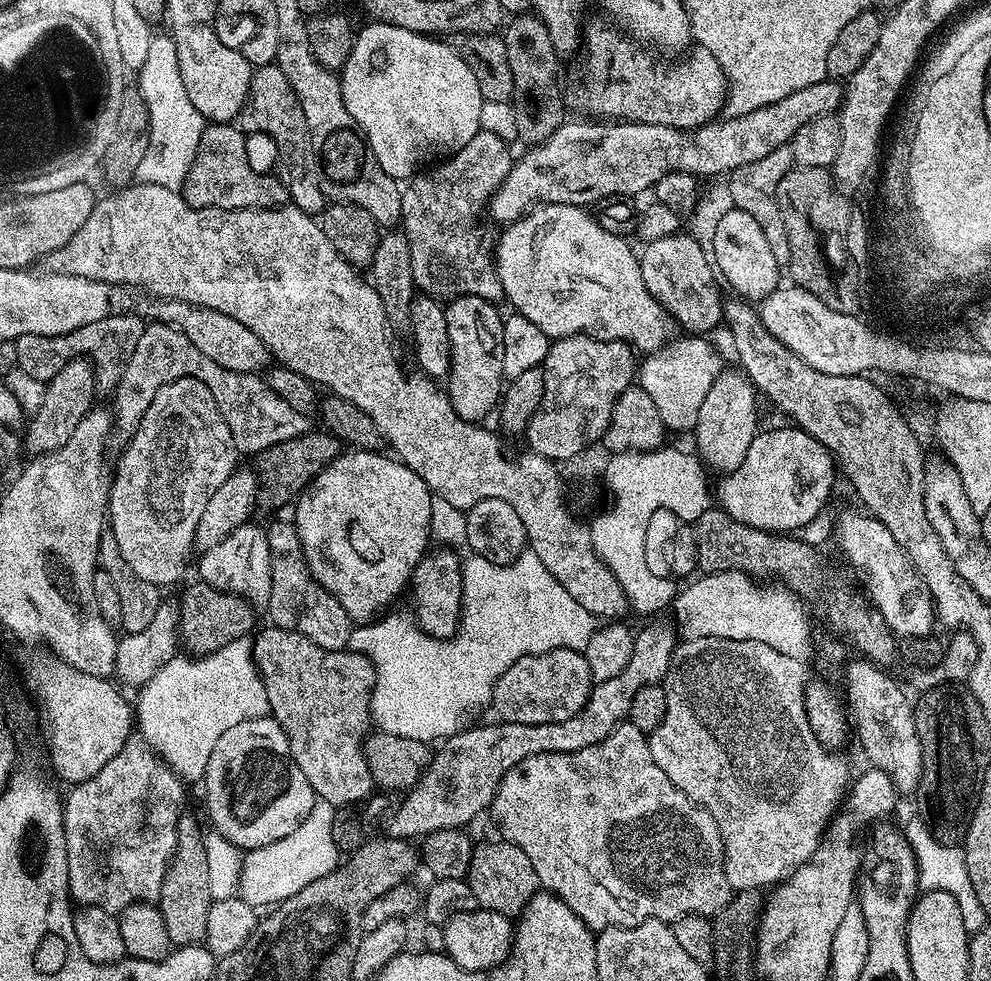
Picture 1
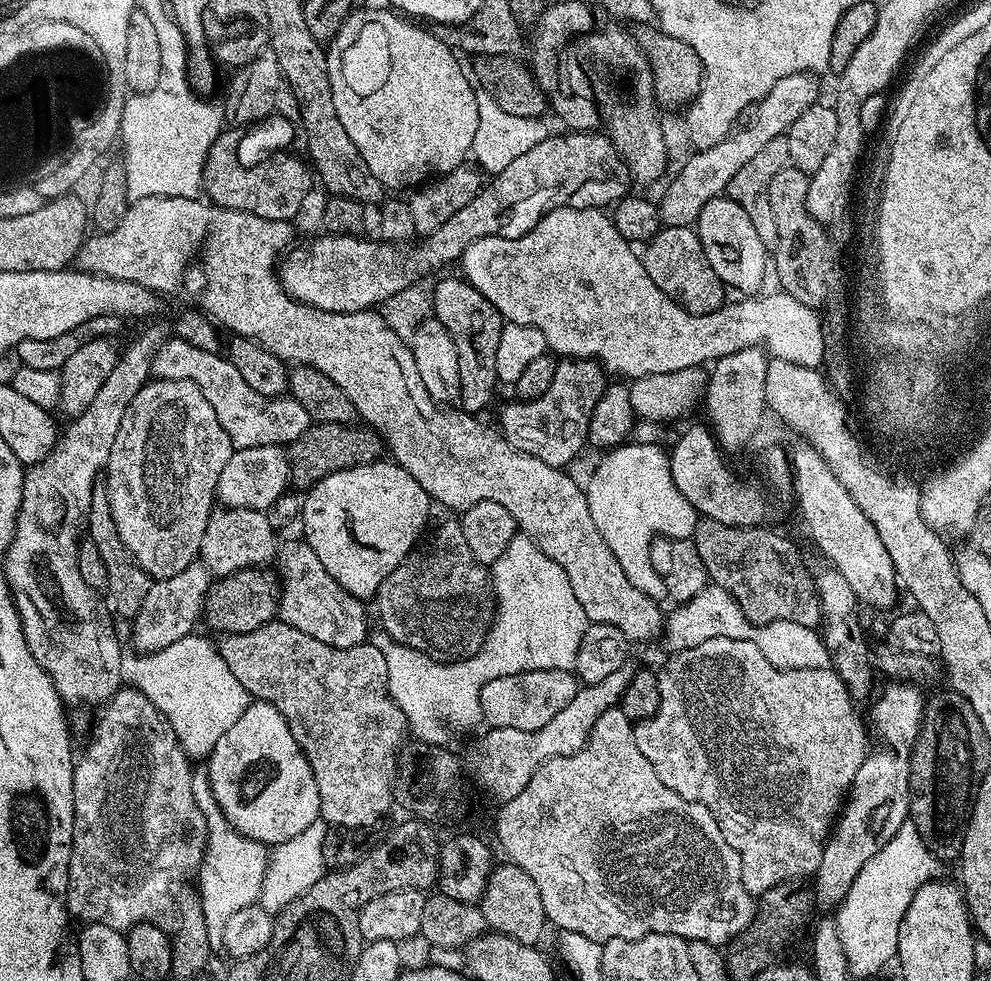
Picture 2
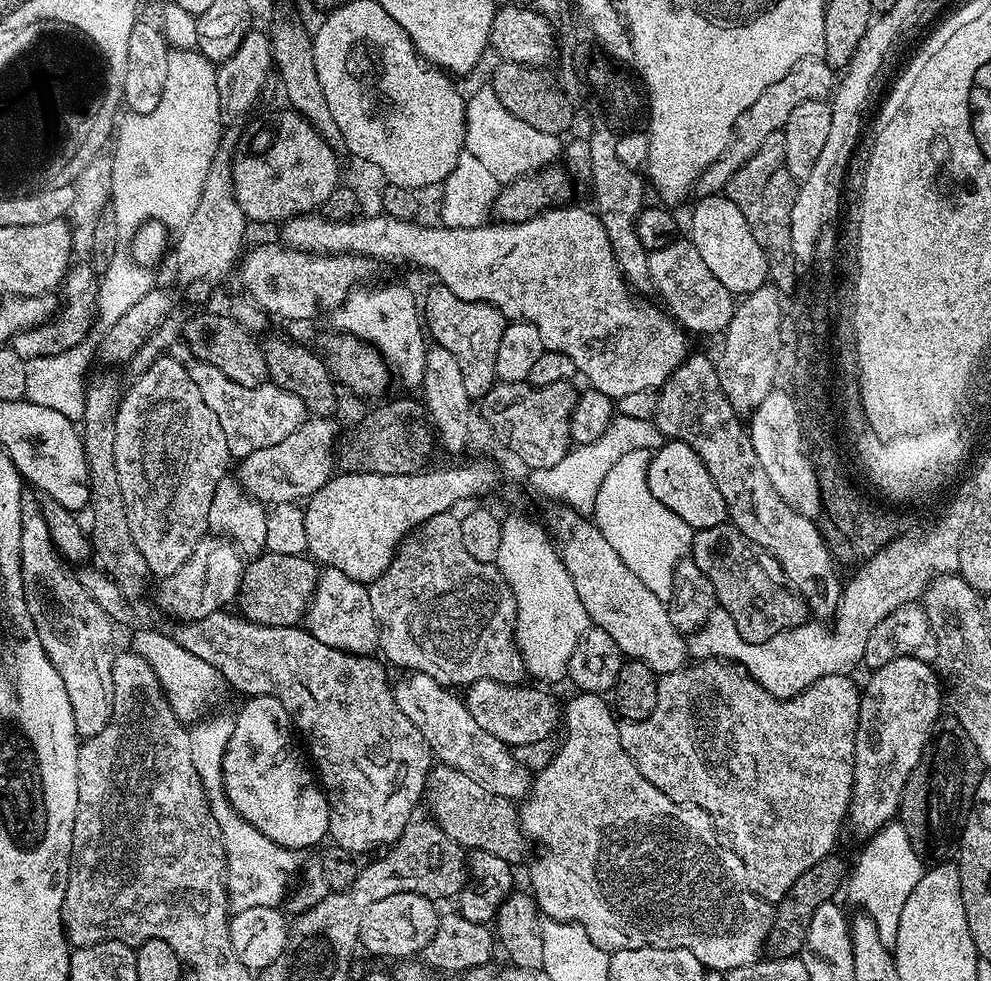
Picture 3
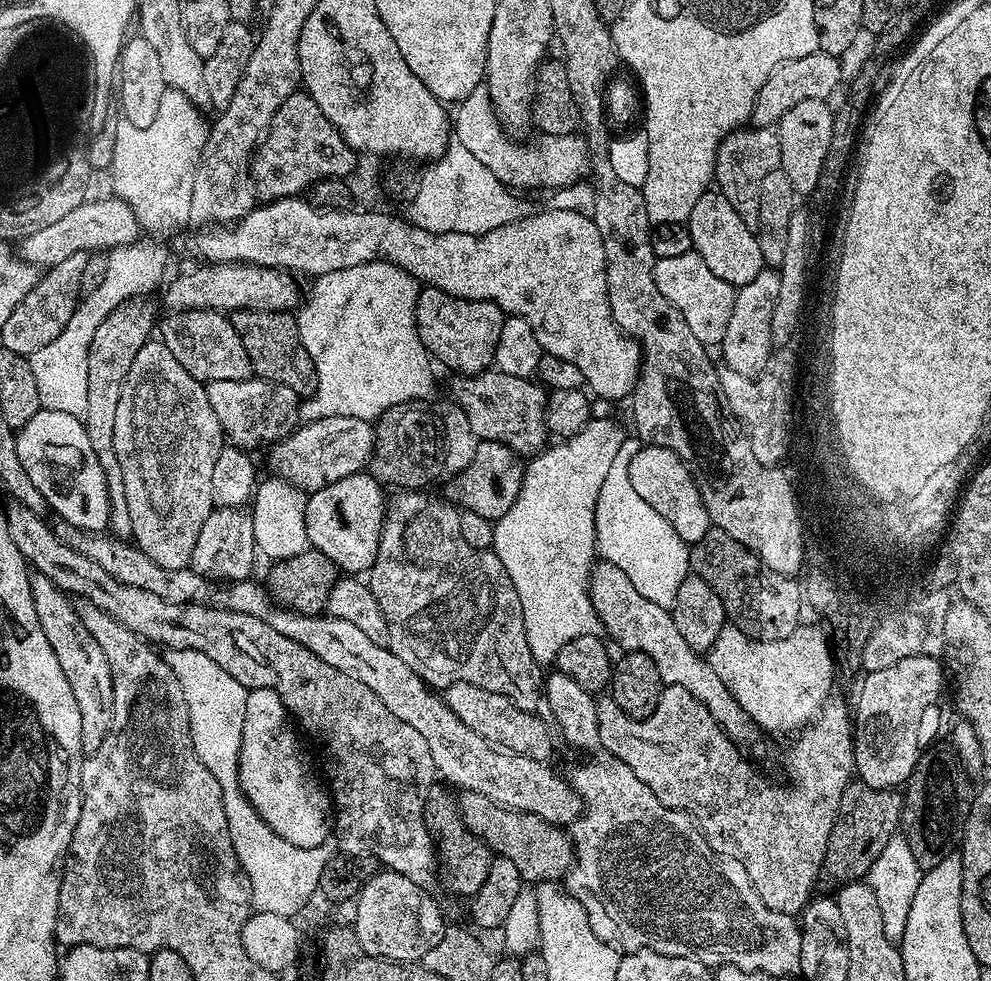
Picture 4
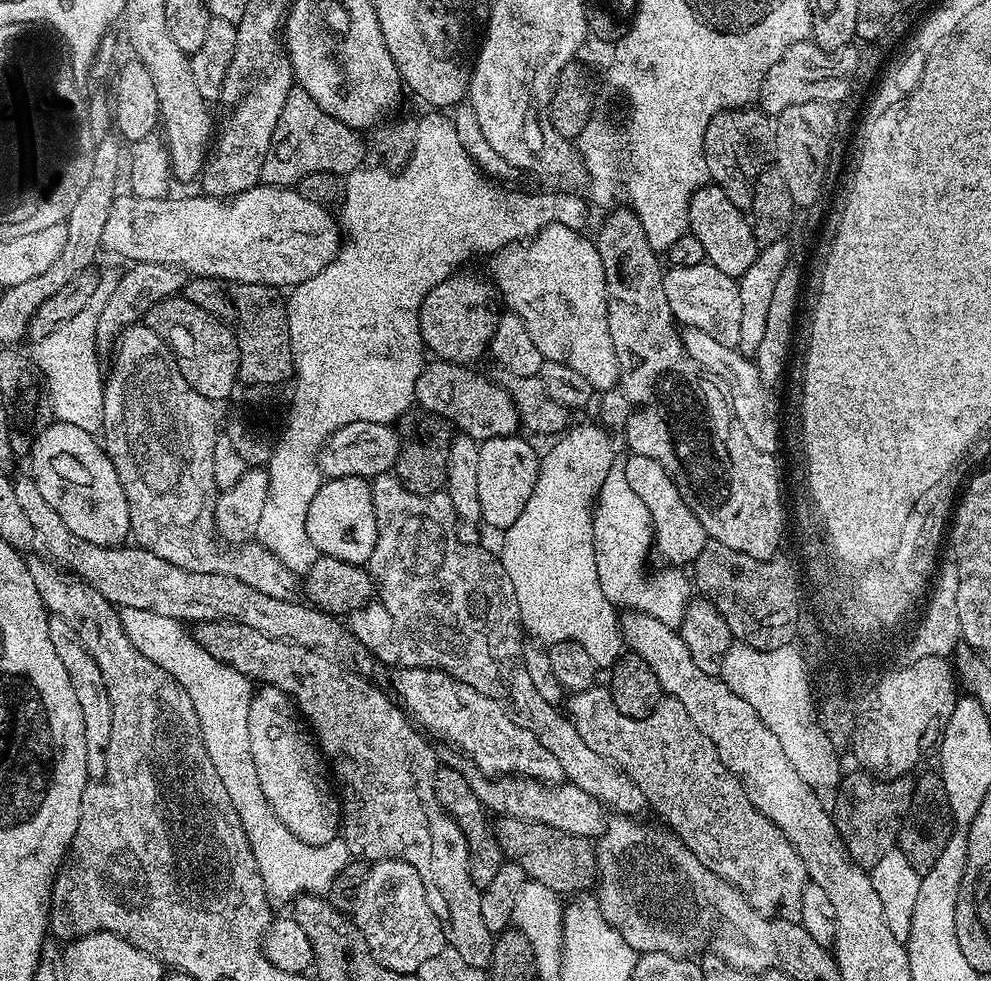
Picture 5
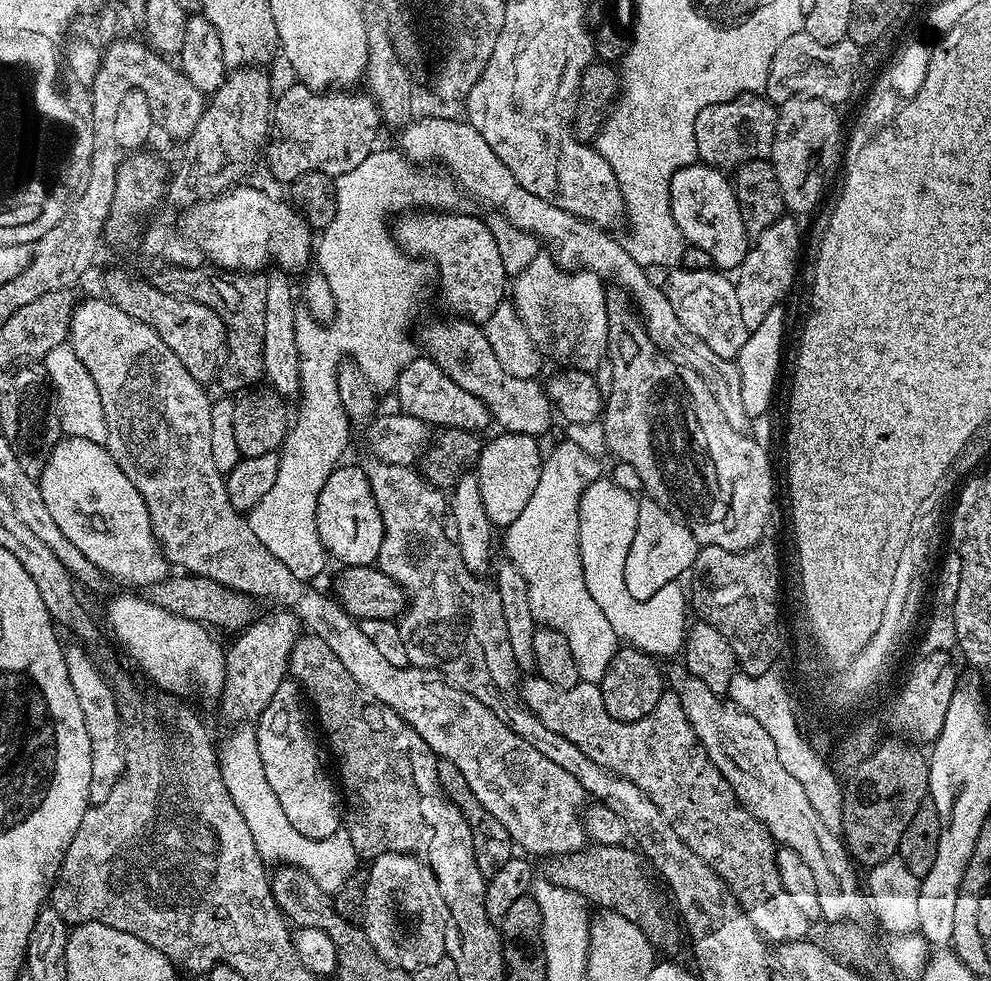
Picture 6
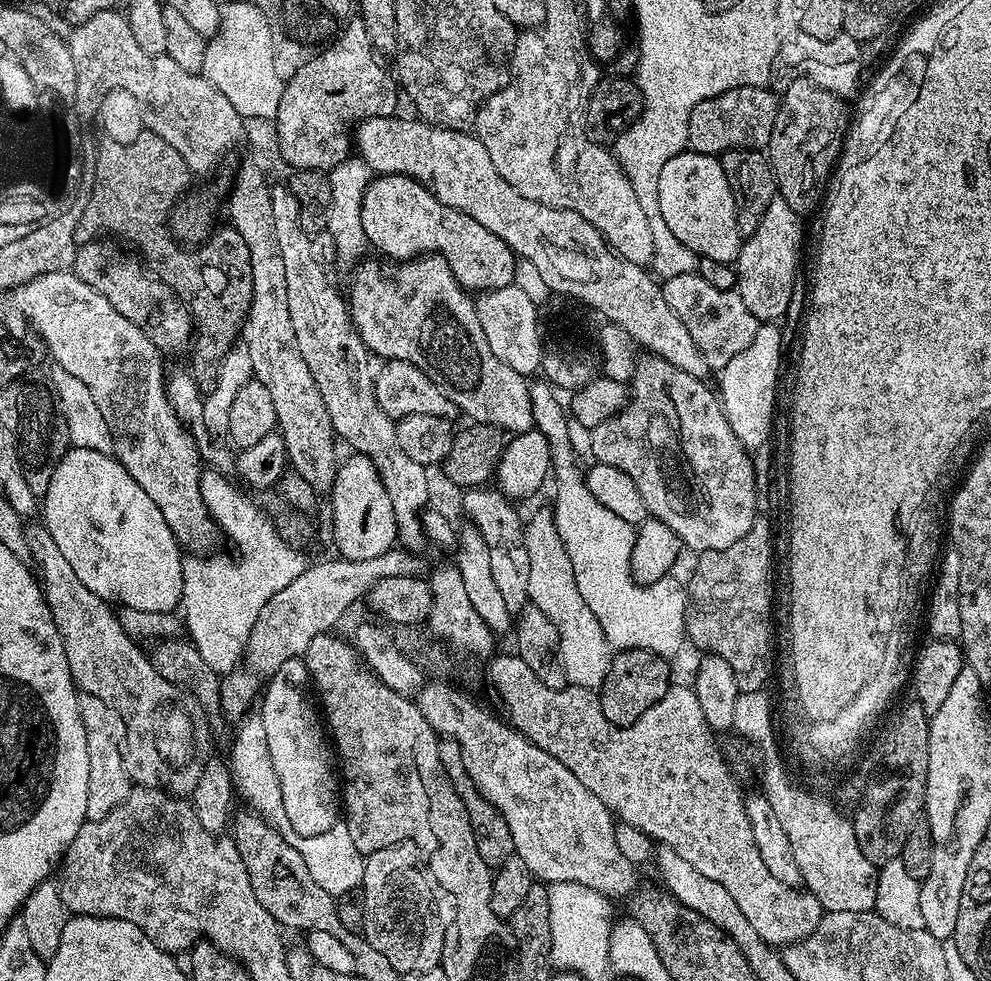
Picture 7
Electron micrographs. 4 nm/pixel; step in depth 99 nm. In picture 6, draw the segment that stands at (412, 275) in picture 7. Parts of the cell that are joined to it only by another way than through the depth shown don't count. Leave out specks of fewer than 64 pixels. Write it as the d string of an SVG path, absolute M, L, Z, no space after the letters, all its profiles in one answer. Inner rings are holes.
M459 318L436 320L421 330L418 344L423 355L443 368L454 383L462 386L462 390L470 390L470 394L482 398L489 417L495 423L497 420L503 431L540 438L551 426L554 409L545 385L539 379L514 378L506 370L502 370L502 362L494 358L494 350L490 350L490 342L481 325Z

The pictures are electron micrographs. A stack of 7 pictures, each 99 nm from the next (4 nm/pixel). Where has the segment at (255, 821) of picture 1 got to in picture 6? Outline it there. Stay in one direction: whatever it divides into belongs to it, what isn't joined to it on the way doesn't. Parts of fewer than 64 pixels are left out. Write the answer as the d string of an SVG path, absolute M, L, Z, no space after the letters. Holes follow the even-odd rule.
M285 678L278 690L274 690L274 696L254 721L254 731L266 782L270 782L270 790L274 790L290 826L294 826L298 834L306 834L306 838L315 840L330 838L330 834L341 831L342 796L333 773L330 768L328 773L320 757L318 728L306 707L306 697L295 680Z

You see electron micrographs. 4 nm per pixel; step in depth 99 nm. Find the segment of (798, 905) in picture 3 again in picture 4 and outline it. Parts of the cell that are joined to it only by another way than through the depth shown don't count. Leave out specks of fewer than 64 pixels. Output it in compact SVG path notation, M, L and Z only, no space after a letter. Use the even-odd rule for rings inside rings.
M859 778L842 790L842 802L834 826L830 830L828 849L822 865L823 875L839 882L860 882L867 877L870 866L882 854L886 842L897 835L900 828L900 811L904 805L903 795L890 788L871 788Z

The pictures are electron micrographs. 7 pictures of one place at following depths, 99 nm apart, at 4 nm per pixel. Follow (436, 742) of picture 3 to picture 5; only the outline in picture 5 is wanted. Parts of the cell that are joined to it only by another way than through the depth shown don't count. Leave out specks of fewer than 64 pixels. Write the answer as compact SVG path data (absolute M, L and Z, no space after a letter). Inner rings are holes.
M31 475L15 477L13 488L30 526L34 526L37 541L42 548L44 544L43 551L61 569L94 586L94 590L98 590L98 594L117 609L150 610L181 622L192 620L193 625L207 620L233 620L236 624L250 626L250 630L258 630L258 634L266 634L272 640L285 640L288 644L306 646L325 654L344 652L350 645L349 633L337 617L307 603L270 598L270 594L261 594L254 590L254 586L246 586L246 582L226 574L194 574L190 570L182 570L182 566L174 566L174 562L166 562L166 558L158 558L158 554L150 554L150 550L139 546L94 546L86 542L86 538L78 538L78 534L58 518L54 506L42 498ZM483 774L473 775L471 782L474 794L478 794L478 798L489 813L538 822L575 836L597 838L604 832L606 823L604 805L598 802L598 798L594 798L594 794L586 794L586 790L578 790L578 786L573 784L567 782L546 784L543 780L512 776L489 778Z

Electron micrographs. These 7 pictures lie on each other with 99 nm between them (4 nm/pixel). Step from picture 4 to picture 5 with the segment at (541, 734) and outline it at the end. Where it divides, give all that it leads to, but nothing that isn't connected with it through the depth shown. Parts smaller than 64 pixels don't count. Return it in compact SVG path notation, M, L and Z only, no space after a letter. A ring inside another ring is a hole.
M400 666L393 672L396 673L392 676L391 691L405 713L425 733L433 732L457 744L466 755L472 756L483 775L489 778L513 776L543 780L546 784L558 784L564 780L564 771L558 758L554 758L554 754L550 754L550 750L546 750L546 746L542 746L542 742L538 742L530 730L517 724L501 704L494 702L494 698L478 694L474 686L466 686L445 672L439 672L437 668Z

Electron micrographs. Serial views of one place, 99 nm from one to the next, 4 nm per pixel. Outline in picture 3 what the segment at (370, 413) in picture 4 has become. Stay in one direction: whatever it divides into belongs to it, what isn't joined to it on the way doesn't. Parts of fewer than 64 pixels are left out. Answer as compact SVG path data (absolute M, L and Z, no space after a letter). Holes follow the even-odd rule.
M380 284L377 288L372 286L358 286L349 296L336 307L335 312L331 313L330 320L336 327L335 331L340 334L347 334L356 337L357 340L364 340L368 344L373 344L380 351L384 359L388 361L388 367L408 388L414 390L420 388L422 374L426 368L426 354L429 345L426 341L426 332L422 327L422 312L418 307L418 296L415 296L404 284Z

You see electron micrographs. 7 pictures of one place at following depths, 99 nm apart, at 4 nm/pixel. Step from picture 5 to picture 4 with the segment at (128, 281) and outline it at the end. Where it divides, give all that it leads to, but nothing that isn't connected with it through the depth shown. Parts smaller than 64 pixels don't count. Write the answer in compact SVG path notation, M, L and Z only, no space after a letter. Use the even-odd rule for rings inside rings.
M137 298L123 303L114 313L98 326L94 339L90 342L87 359L87 394L89 405L83 417L86 434L90 434L90 446L102 462L102 470L108 483L110 498L110 518L108 528L117 540L127 541L132 535L130 506L126 506L126 485L122 482L122 466L118 466L118 454L114 454L114 421L115 411L122 394L122 385L130 372L131 363L145 342L151 339L157 320L156 306L150 298ZM156 320L156 321L155 321Z

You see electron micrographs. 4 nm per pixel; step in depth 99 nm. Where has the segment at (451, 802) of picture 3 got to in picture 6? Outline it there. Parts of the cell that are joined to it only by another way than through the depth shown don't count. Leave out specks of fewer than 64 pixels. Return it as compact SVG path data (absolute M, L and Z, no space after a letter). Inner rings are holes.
M592 844L578 849L577 852L549 859L545 864L548 865L542 872L543 879L549 880L554 886L562 886L566 890L574 890L578 894L582 894L582 898L597 909L617 912L630 918L630 922L634 922L634 926L638 926L638 930L642 930L642 934L646 934L646 938L652 943L652 947L657 953L672 952L679 946L680 932L682 936L681 921L674 915L669 897L662 891L657 877L646 867L639 851L618 844Z

